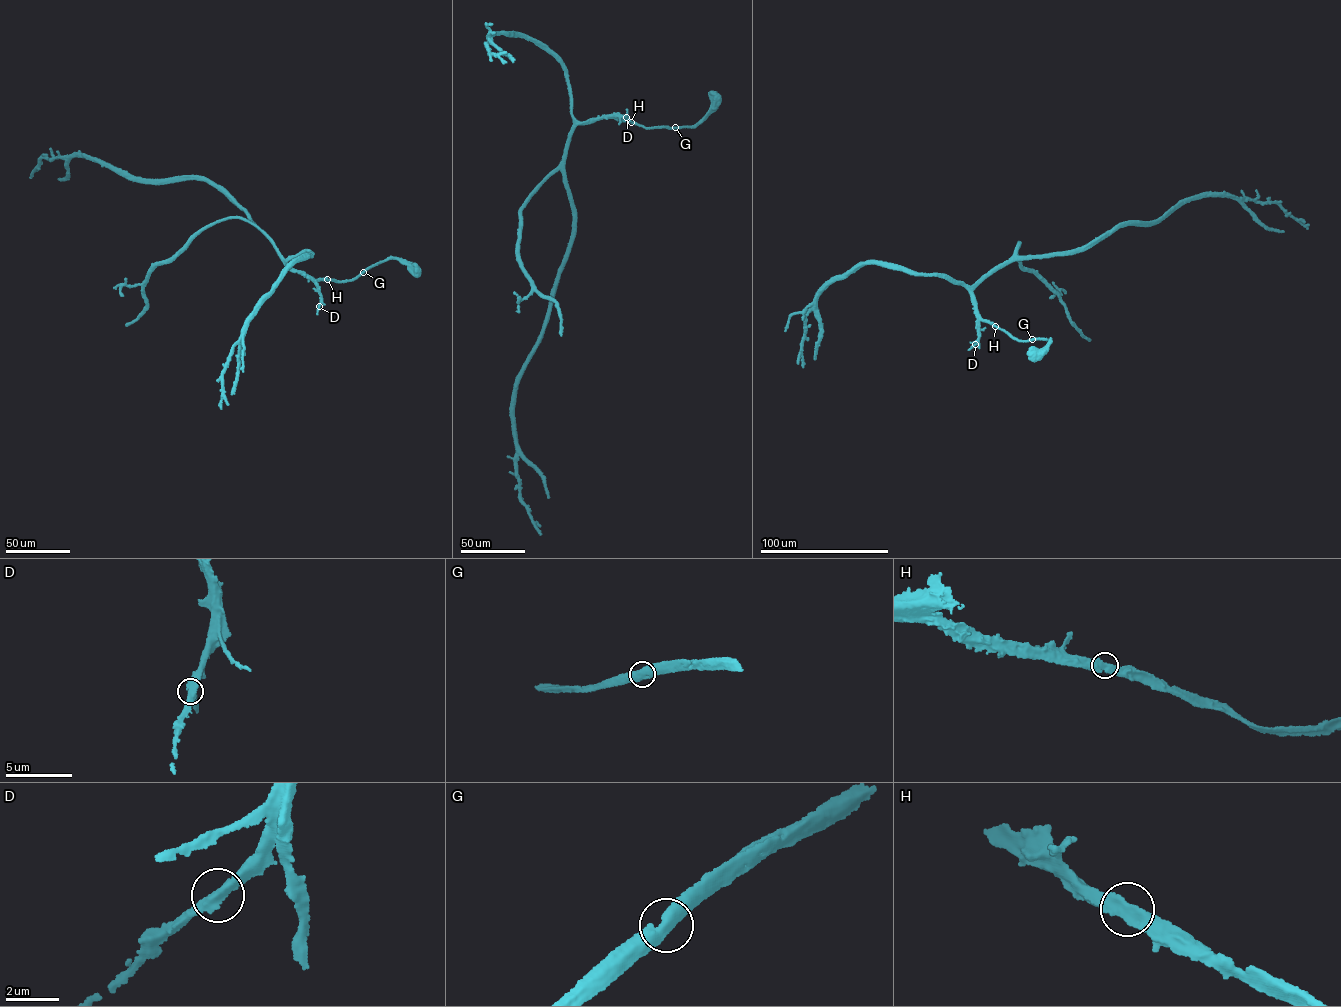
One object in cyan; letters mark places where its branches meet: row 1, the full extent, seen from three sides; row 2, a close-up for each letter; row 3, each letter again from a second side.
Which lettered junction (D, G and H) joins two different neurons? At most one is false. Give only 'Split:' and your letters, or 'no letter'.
Split: no letter

